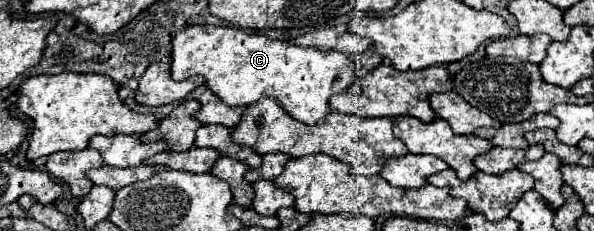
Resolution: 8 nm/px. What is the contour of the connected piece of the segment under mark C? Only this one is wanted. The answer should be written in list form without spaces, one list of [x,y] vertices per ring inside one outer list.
[[[186,26],[186,28],[180,30],[180,32],[174,36],[174,40],[172,40],[172,62],[170,62],[170,66],[172,66],[172,80],[188,80],[188,78],[194,76],[194,74],[204,76],[208,90],[212,90],[212,92],[214,92],[224,104],[228,104],[228,106],[248,106],[248,104],[252,104],[252,102],[256,102],[256,100],[260,100],[260,98],[274,98],[294,120],[304,122],[304,124],[308,124],[308,126],[316,124],[318,120],[322,120],[322,118],[328,114],[328,100],[330,100],[332,94],[338,94],[338,92],[342,92],[342,90],[346,90],[348,86],[354,84],[354,80],[356,80],[356,68],[358,68],[356,62],[354,62],[350,56],[344,56],[344,54],[340,54],[340,52],[320,50],[320,48],[300,48],[300,46],[294,46],[294,44],[288,44],[288,42],[270,40],[270,38],[266,38],[266,36],[262,36],[262,34],[250,34],[250,32],[242,30],[242,28],[230,28],[230,26]]]

